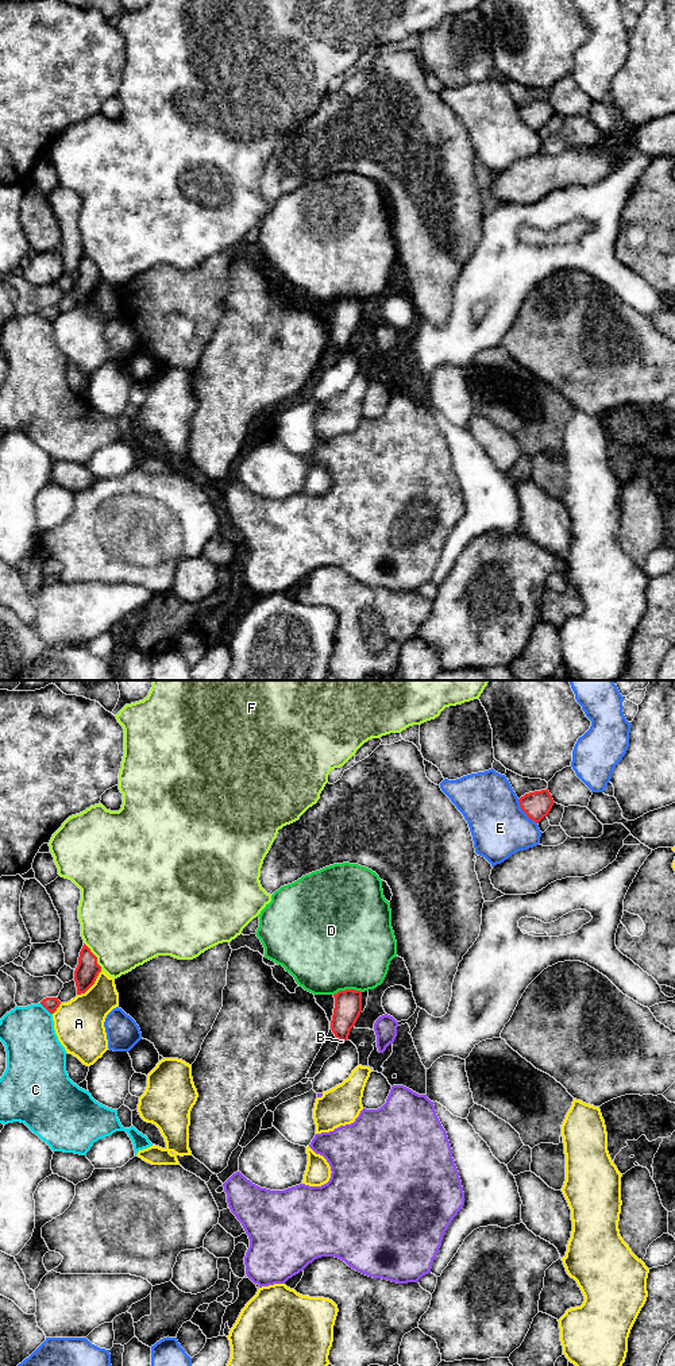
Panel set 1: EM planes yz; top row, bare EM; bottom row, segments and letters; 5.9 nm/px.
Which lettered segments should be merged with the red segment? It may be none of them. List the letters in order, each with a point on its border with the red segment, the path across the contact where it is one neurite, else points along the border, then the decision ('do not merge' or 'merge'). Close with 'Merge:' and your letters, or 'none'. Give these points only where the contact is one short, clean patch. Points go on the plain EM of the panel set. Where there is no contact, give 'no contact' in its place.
A: yz (91, 294) | do not merge
B: yz (342, 348) | along yz (344, 348), (339, 351) | do not merge
C: yz (46, 317) | do not merge
D: yz (347, 298) | do not merge
E: yz (524, 120) | do not merge
F: yz (95, 265) | do not merge
Merge: none

